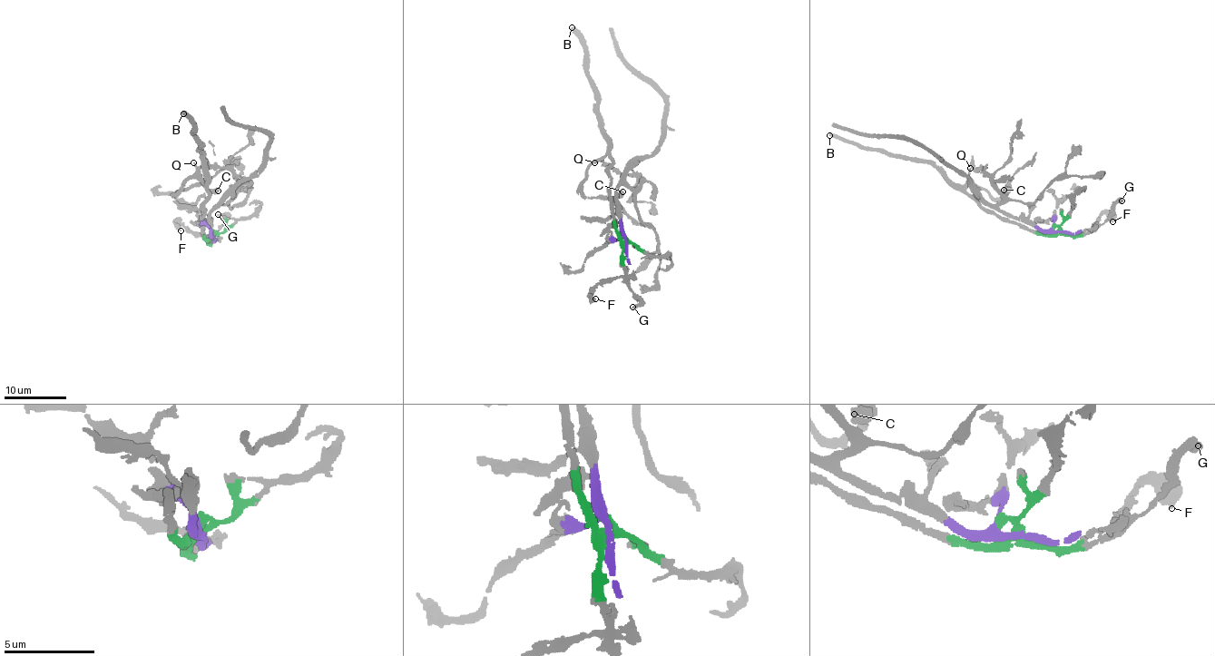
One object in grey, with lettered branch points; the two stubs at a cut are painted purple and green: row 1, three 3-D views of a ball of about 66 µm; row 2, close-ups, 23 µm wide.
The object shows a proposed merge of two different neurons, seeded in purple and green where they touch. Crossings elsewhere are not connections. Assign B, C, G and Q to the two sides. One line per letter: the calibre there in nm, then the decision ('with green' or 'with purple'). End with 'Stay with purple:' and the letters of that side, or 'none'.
B: 500 nm thick; with green
C: 600 nm thick; with green
G: 340 nm thick; with green
Q: 150 nm thick; with green
Stay with purple: none

